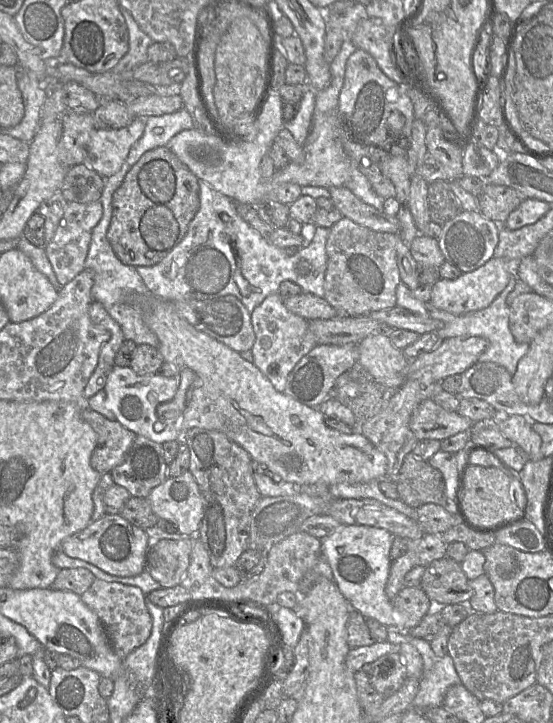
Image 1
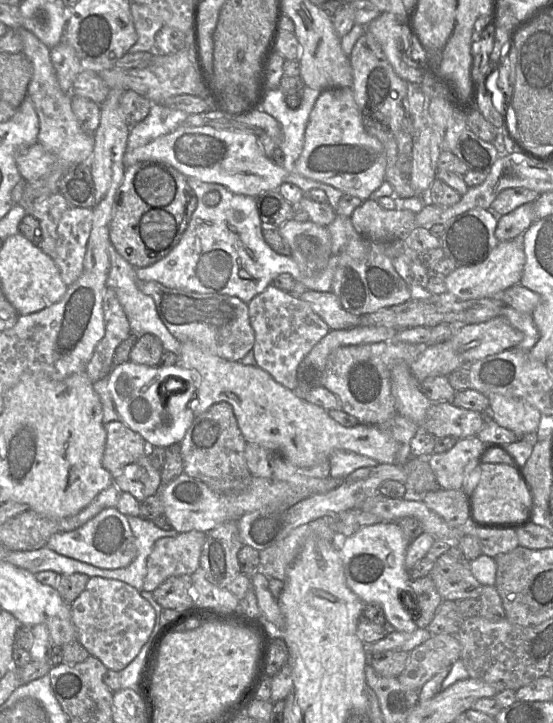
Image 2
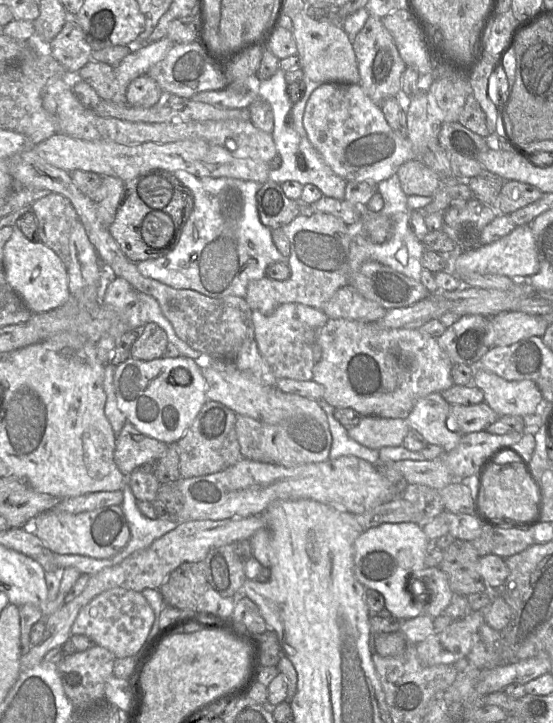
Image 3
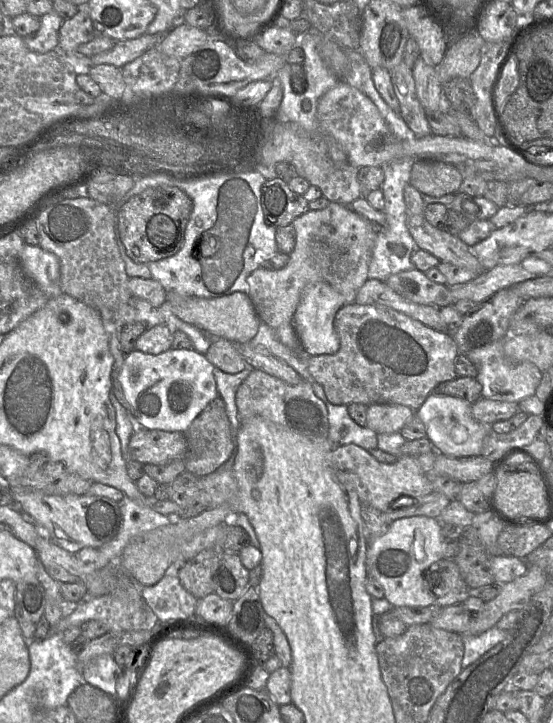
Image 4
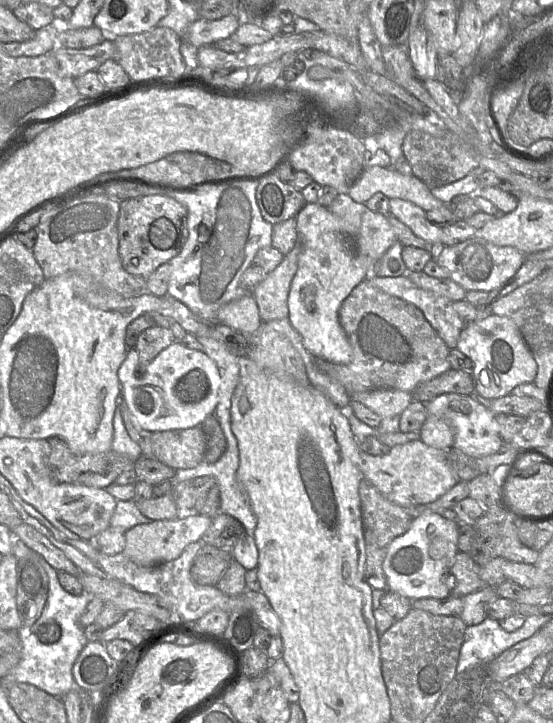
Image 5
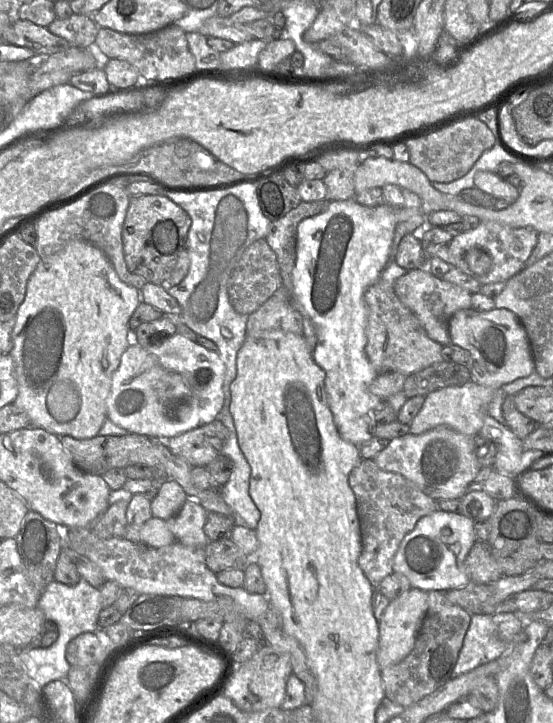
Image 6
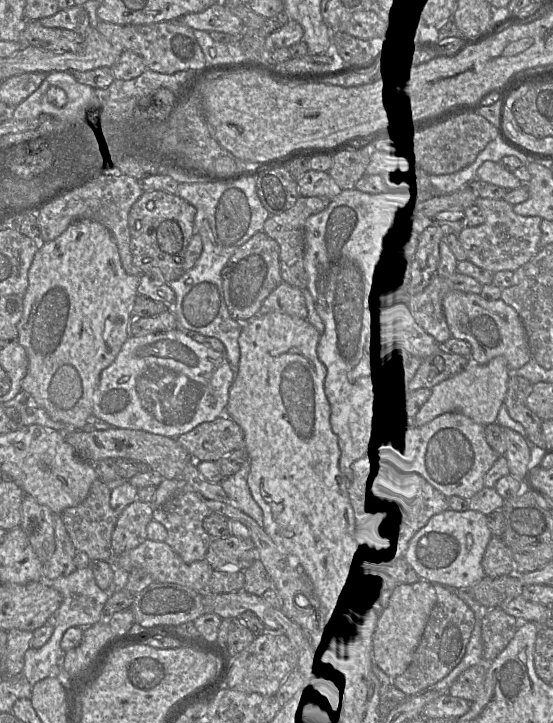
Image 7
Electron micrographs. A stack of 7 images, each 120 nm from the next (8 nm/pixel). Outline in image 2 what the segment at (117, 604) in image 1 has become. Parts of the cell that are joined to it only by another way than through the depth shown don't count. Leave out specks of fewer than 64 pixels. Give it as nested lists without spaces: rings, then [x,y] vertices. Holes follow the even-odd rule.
[[[90,577],[80,596],[70,605],[77,640],[108,670],[122,671],[149,640],[155,625],[155,610],[133,586],[116,579]]]

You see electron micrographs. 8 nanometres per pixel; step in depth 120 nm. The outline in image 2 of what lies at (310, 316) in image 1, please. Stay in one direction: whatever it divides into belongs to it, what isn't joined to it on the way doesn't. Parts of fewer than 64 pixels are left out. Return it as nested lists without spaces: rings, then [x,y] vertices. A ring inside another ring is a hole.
[[[306,290],[300,300],[308,303],[331,330],[350,329],[360,325],[361,316],[346,311],[333,292],[317,292]]]

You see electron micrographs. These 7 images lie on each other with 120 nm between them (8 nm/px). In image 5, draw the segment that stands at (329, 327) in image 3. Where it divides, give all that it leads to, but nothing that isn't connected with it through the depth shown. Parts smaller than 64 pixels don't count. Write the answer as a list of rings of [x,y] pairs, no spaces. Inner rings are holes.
[[[367,279],[355,287],[342,303],[339,309],[339,322],[352,346],[351,362],[343,365],[315,358],[315,364],[318,370],[340,383],[349,395],[380,389],[411,393],[420,383],[451,369],[448,361],[450,349],[425,319],[423,313],[414,305],[378,289]]]

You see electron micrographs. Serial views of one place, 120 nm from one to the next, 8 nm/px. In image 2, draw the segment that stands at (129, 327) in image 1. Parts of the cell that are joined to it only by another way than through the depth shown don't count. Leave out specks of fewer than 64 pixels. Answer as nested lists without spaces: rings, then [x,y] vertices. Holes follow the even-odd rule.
[[[112,243],[108,246],[110,268],[106,286],[112,288],[127,316],[131,333],[138,338],[144,334],[152,334],[160,340],[165,351],[173,352],[179,356],[181,342],[178,341],[160,319],[153,298],[140,291],[136,285],[136,268],[129,264],[114,248]]]

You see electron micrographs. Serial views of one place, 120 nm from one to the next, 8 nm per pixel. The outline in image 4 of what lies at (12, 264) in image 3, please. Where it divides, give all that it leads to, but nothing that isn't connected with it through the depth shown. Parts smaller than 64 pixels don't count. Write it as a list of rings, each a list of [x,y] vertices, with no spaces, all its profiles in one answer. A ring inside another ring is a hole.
[[[25,244],[20,262],[23,273],[48,299],[63,292],[60,288],[60,264],[57,256],[39,245]]]

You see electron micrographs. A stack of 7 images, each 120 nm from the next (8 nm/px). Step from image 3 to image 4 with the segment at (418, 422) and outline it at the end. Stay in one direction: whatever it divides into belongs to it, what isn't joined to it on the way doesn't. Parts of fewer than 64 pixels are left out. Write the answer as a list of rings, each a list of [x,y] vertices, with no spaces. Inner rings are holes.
[[[431,393],[415,411],[425,426],[426,437],[437,452],[453,457],[480,456],[484,438],[493,430],[491,424],[483,424],[473,418],[471,404],[457,397]]]

